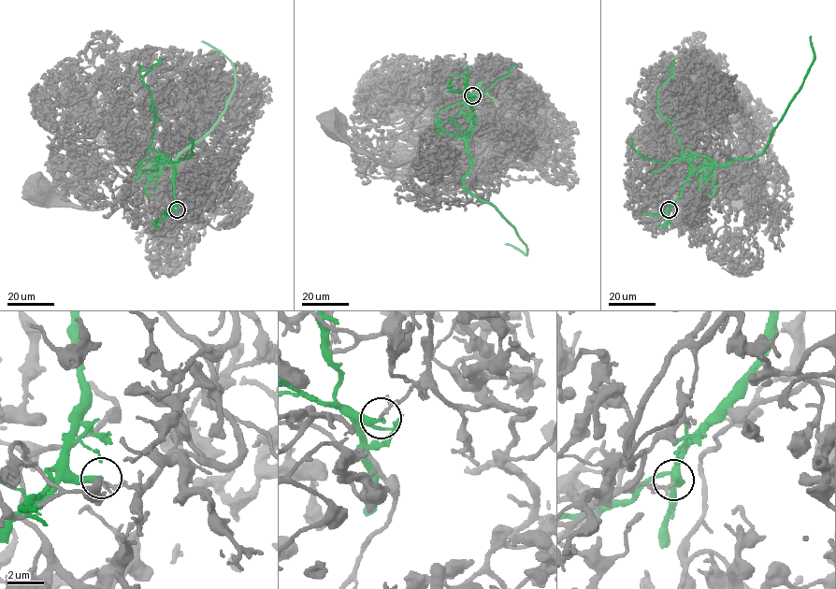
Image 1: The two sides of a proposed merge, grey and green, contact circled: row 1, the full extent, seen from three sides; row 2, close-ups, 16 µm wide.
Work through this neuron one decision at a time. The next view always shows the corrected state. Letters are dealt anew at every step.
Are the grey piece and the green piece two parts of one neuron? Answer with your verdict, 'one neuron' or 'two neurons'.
two neurons

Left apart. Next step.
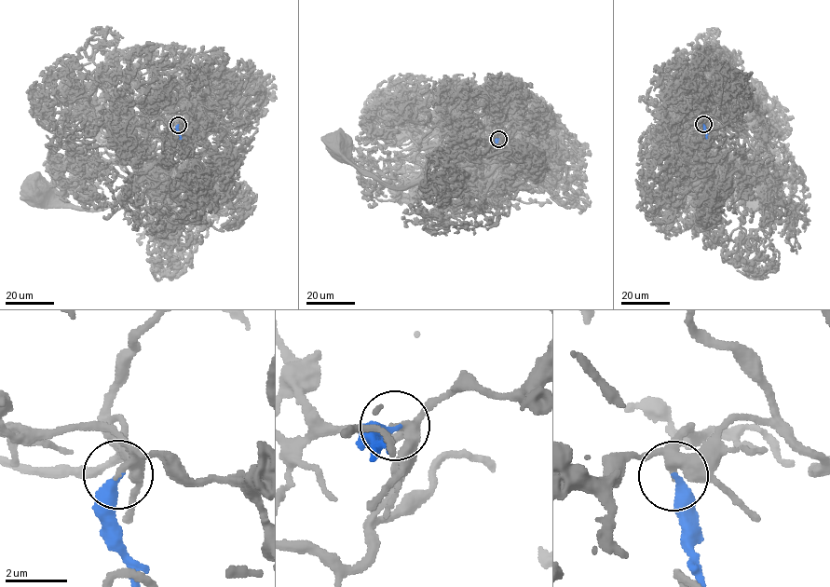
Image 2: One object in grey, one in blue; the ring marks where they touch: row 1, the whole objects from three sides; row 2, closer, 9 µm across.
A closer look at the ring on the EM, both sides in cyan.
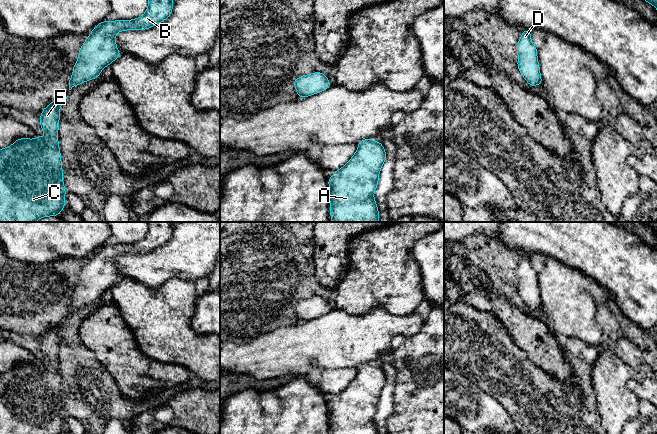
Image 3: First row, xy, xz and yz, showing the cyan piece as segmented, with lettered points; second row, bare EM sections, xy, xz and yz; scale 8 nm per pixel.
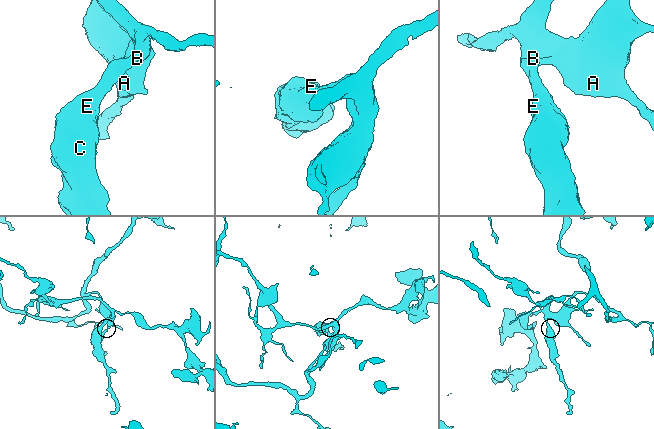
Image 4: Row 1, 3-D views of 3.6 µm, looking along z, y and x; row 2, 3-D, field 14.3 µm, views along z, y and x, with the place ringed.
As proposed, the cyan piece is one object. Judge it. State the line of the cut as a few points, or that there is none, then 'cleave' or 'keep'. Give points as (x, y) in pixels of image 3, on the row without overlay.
no cut | keep

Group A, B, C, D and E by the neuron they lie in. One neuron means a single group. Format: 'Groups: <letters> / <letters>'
Groups: A B C D E

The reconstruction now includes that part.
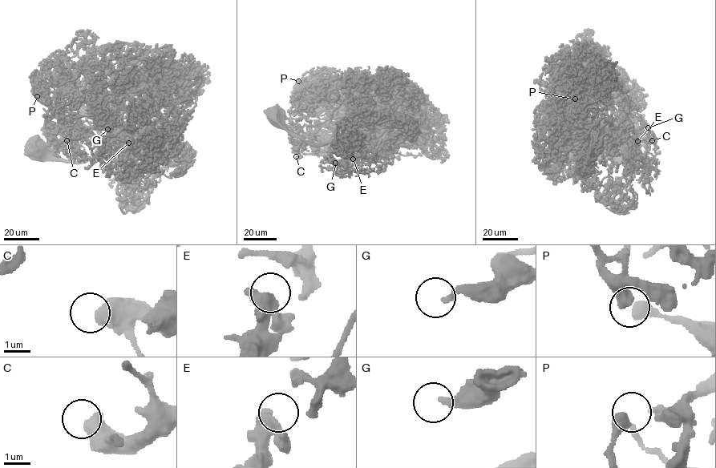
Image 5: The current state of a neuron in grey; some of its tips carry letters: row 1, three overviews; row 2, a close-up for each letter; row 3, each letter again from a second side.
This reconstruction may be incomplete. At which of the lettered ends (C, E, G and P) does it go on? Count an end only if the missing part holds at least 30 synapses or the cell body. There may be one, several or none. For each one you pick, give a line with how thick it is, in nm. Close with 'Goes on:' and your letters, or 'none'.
Goes on: none

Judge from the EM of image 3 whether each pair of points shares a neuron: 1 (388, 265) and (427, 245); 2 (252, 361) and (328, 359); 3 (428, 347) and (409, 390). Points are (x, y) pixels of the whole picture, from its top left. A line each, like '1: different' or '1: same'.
1: different
2: same
3: same

